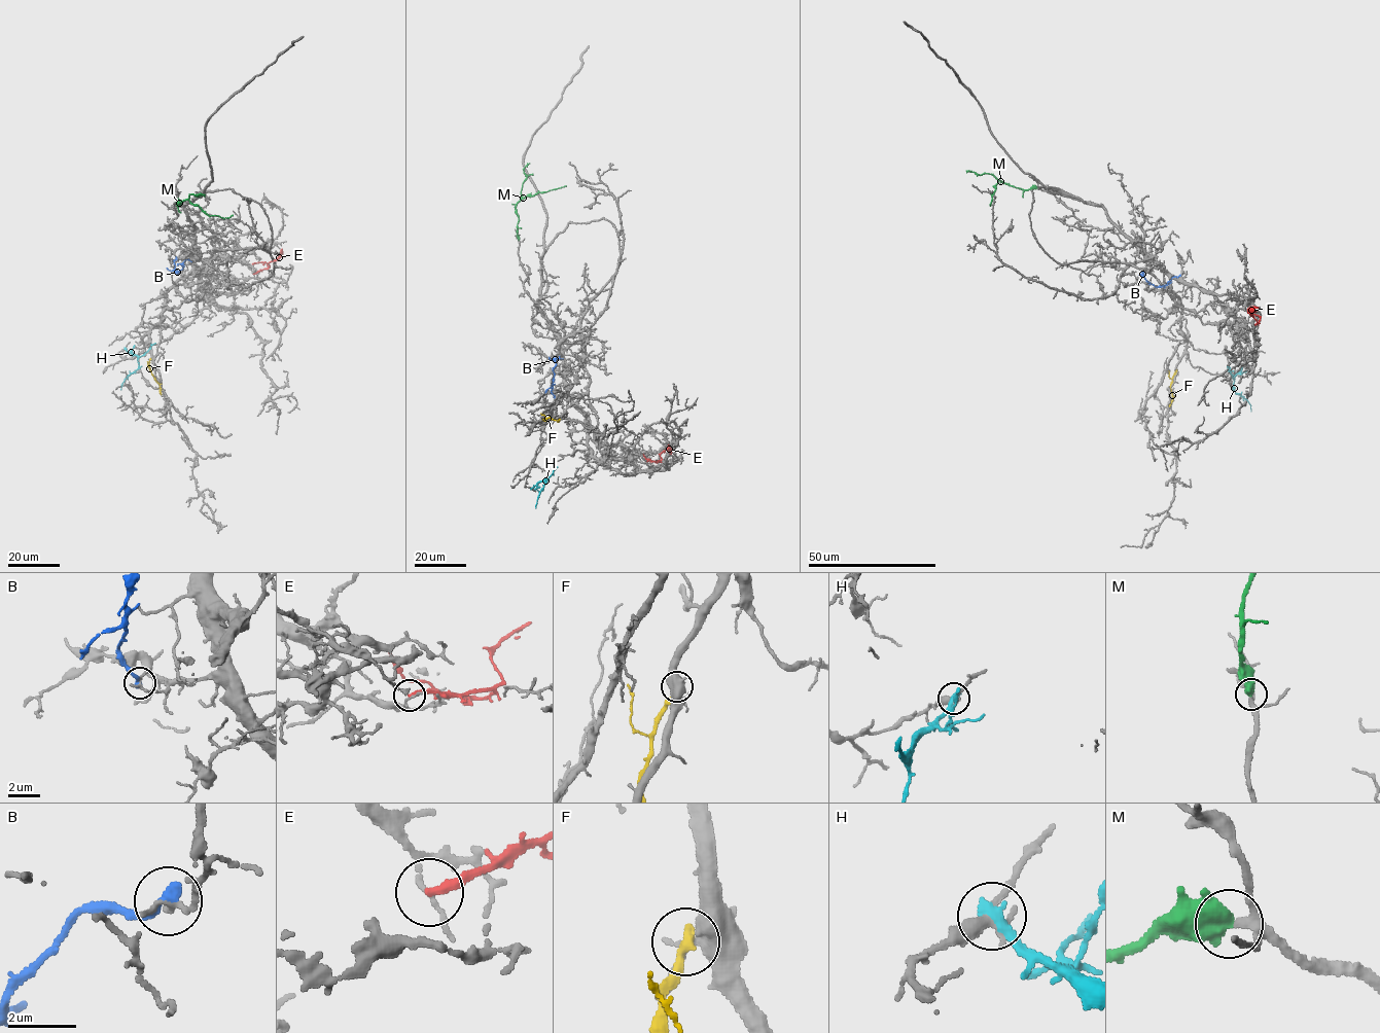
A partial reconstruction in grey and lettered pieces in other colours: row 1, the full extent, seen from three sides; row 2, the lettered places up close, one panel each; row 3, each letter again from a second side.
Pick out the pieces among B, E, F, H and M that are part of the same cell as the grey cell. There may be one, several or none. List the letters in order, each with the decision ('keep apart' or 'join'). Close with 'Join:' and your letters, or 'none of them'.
B: keep apart
E: keep apart
F: keep apart
H: keep apart
M: join
Join: M

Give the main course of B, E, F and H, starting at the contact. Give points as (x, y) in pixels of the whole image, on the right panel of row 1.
B: (1179, 276), (1157, 286), (1147, 281), (1144, 275)
E: (1254, 325), (1259, 323), (1250, 315), (1255, 306)
F: (1176, 370), (1170, 386), (1172, 400), (1169, 406)
H: (1241, 368), (1234, 378), (1233, 390), (1247, 400), (1250, 411)

